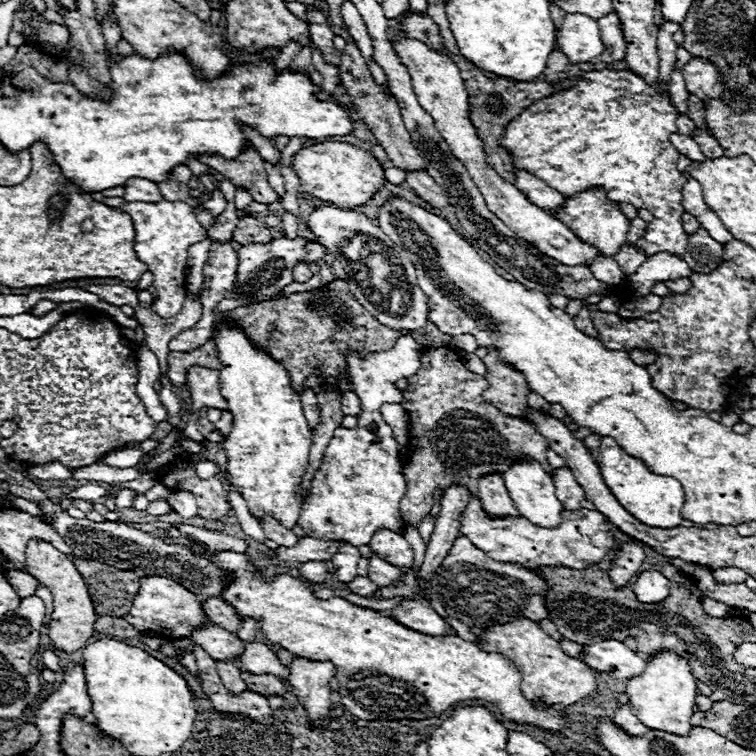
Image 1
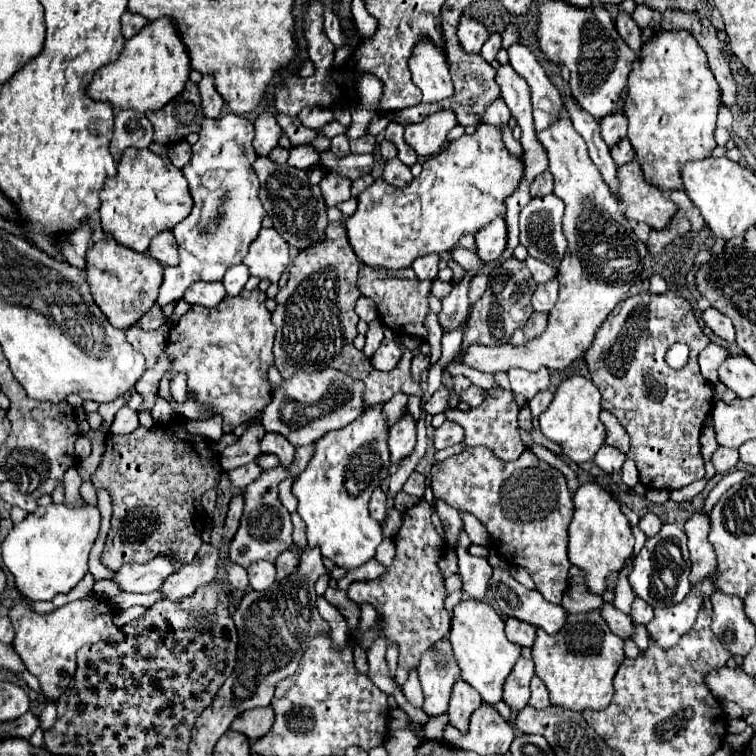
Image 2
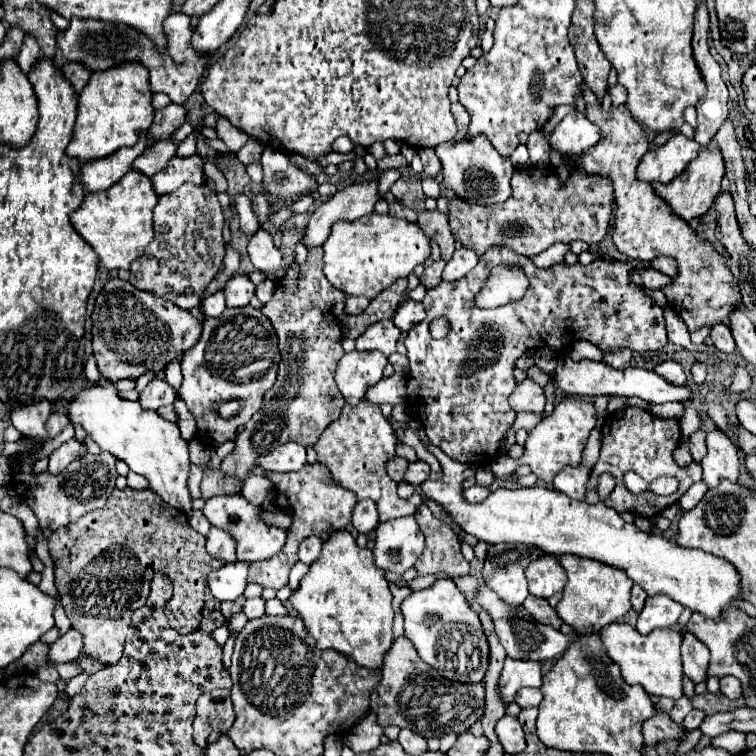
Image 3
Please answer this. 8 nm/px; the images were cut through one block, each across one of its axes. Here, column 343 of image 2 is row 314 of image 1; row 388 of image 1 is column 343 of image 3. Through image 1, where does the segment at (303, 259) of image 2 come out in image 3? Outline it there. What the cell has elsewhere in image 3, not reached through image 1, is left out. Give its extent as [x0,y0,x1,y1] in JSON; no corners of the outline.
[220,248,346,480]

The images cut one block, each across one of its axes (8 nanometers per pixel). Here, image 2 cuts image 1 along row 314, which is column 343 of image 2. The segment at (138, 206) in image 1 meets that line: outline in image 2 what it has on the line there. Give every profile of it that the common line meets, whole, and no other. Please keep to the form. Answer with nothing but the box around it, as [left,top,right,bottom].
[320,150,374,180]

